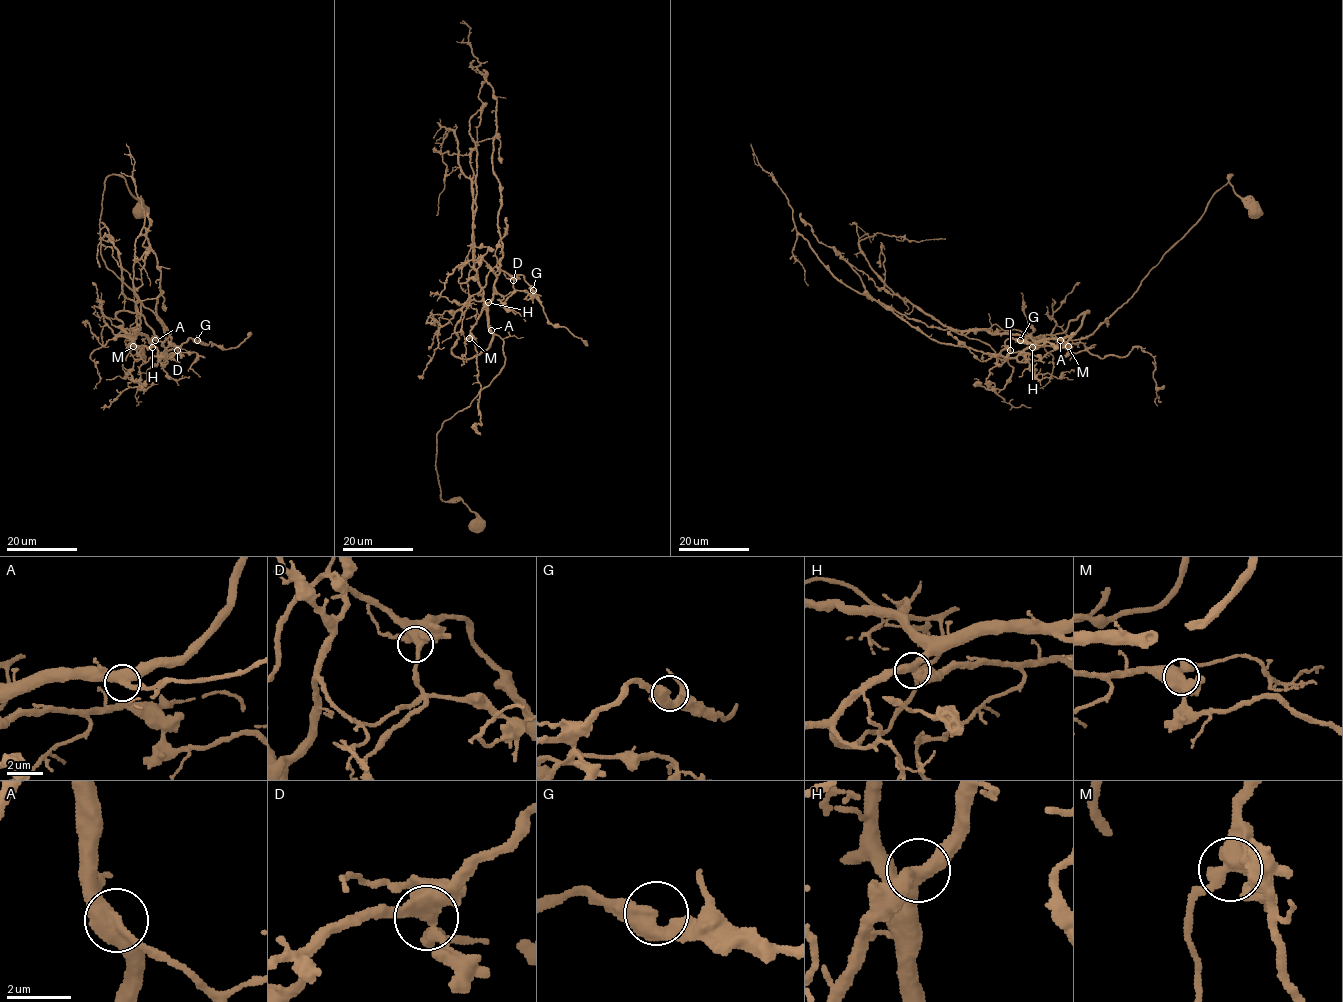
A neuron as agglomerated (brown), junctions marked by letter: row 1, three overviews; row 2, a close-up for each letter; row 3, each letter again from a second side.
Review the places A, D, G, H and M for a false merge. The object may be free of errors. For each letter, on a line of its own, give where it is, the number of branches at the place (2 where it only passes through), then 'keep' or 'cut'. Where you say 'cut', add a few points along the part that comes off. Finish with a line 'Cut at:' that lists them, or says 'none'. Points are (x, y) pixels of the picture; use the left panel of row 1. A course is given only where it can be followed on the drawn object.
A: at (155, 340); 3 branches meet; keep
D: at (177, 350); 3 branches meet; keep
G: at (197, 340); 3 branches meet; keep
H: at (152, 347); 3 branches meet; keep
M: at (133, 346); 3 branches meet; keep
Cut at: none

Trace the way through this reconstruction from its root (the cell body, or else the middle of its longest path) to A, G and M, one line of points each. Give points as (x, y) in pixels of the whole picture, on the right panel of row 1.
A: (1254, 211), (1234, 191), (1230, 174), (1202, 217), (1149, 271), (1125, 303), (1092, 334), (1061, 340)
G: (1254, 211), (1230, 174), (1092, 334), (1000, 353), (1006, 340), (1020, 340)
M: (1254, 211), (1234, 191), (1230, 174), (1202, 217), (1092, 334), (1034, 345), (1068, 346)

